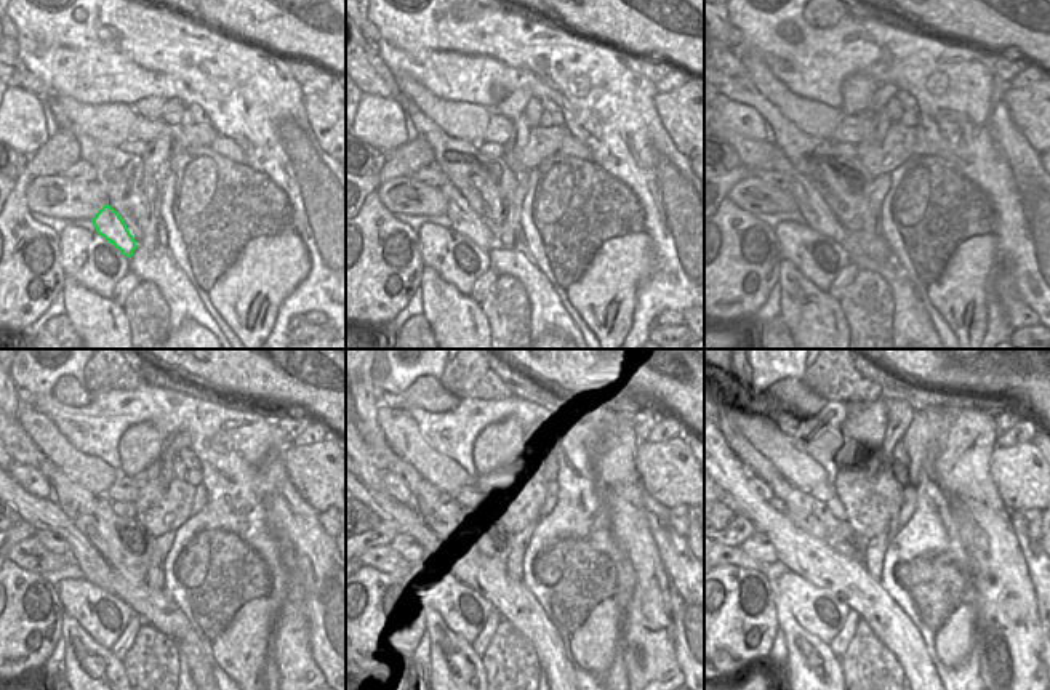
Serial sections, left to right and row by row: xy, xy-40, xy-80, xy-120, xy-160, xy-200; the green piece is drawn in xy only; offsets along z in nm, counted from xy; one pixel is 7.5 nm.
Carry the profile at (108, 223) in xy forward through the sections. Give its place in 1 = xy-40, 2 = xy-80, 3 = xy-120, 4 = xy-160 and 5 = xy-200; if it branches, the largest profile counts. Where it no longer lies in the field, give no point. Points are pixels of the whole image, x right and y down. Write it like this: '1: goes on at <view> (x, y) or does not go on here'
1: goes on at xy-40 (463, 220)
2: goes on at xy-80 (757, 156)
3: goes on at xy-120 (42, 514)
4: goes on at xy-160 (405, 519)
5: goes on at xy-200 (737, 509)

